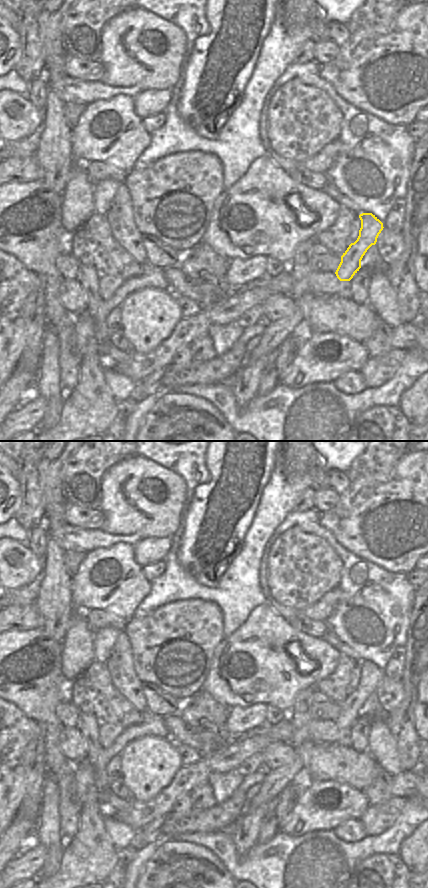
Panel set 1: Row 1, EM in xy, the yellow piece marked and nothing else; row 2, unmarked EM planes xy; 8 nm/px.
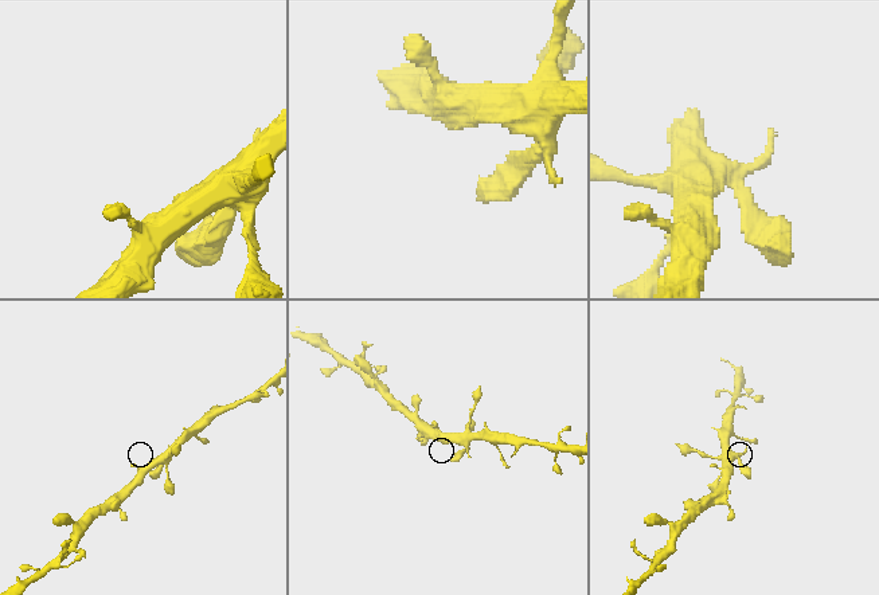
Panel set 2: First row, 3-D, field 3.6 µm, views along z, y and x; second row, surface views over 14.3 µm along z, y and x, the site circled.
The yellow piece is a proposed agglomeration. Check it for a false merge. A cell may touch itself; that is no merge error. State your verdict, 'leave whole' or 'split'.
leave whole

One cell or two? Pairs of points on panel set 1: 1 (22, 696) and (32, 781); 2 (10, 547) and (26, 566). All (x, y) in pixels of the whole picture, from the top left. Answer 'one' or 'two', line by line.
1: two
2: one

